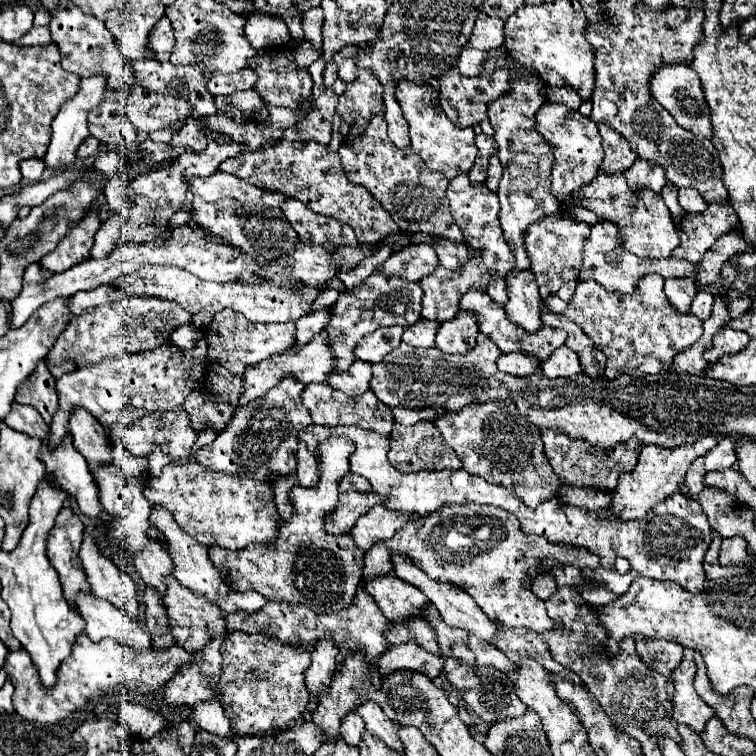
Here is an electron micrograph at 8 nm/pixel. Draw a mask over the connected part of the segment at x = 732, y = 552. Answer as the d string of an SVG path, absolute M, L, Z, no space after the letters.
M732 536L722 540L720 558L718 558L722 566L732 566L738 562L744 562L746 558L748 558L748 542L744 542L744 538Z

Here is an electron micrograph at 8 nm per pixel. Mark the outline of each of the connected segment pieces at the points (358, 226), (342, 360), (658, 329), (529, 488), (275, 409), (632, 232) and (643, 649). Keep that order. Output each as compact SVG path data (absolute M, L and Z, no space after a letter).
M282 140L276 146L272 146L272 150L242 152L234 158L228 158L220 164L218 170L234 174L240 180L250 182L258 188L276 190L288 194L290 198L298 198L310 210L352 226L360 244L376 244L384 236L398 230L392 216L380 206L380 202L376 202L376 198L372 198L372 194L368 194L368 190L348 182L344 168L340 166L338 154L330 152L328 146L320 146L318 142Z
M382 274L368 276L360 286L352 288L352 294L340 294L336 304L330 308L330 320L326 332L330 338L330 350L334 354L334 368L338 372L348 370L354 362L354 348L366 332L378 330L382 326L410 326L420 320L420 300L422 290L418 284L400 282L398 278L384 278Z
M650 274L640 282L640 290L636 294L626 294L620 298L620 294L608 294L602 290L596 282L578 282L576 292L572 300L568 302L566 310L562 312L566 318L570 318L574 324L578 324L588 338L594 340L594 344L604 352L606 356L606 368L604 368L604 378L614 378L622 374L632 374L632 376L648 376L648 374L660 374L670 368L672 356L678 354L680 350L692 346L702 334L702 326L694 314L678 314L672 310L672 306L666 300L664 294L664 280L658 274Z
M488 402L484 406L464 406L460 414L448 414L448 410L436 412L438 420L434 424L440 428L444 442L458 454L466 472L506 486L532 510L558 494L560 480L544 458L540 430L524 422L514 406L508 406L508 402Z
M284 378L278 386L274 386L264 398L256 398L248 402L244 408L236 410L234 418L228 422L218 438L198 450L196 462L210 472L222 472L232 476L252 476L262 482L272 482L278 476L296 472L296 434L304 430L304 426L312 424L308 410L304 410L300 402L300 392L304 386L294 382L294 378Z
M598 174L598 178L594 178L588 186L572 192L570 196L576 206L592 210L600 220L614 222L618 226L620 246L624 246L638 258L668 258L680 242L674 220L662 196L656 192L630 194L624 182L624 174Z
M636 638L636 650L640 658L648 662L648 666L658 670L666 678L670 678L670 672L680 664L682 652L684 652L684 648L676 646L676 642L648 642L646 644L646 642L640 642L640 638Z

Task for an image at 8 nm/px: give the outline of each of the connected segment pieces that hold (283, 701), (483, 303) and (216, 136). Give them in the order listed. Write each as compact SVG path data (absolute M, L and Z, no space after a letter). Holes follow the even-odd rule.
M232 632L222 642L222 676L218 682L218 700L226 712L226 716L232 722L232 728L240 736L260 736L272 730L286 728L288 724L300 724L304 722L304 712L310 706L310 696L306 690L304 672L310 666L310 654L300 652L294 648L288 648L280 644L274 638L268 638L266 634L244 634L244 632ZM248 670L256 670L258 678L248 678Z
M470 288L470 290L462 296L462 300L460 300L460 310L472 312L474 318L476 318L476 322L478 322L478 326L480 326L480 332L486 334L486 336L490 336L490 340L492 340L492 342L500 348L500 352L504 352L504 354L508 354L508 352L520 352L520 354L528 354L528 356L532 356L532 358L536 358L536 360L540 360L540 362L546 362L546 358L548 358L556 348L560 348L560 346L564 344L564 340L566 340L566 336L564 336L562 330L552 330L552 328L548 328L548 326L542 326L536 334L528 334L522 326L516 326L516 324L508 322L508 316L506 316L506 312L504 312L504 306L492 302L492 298L490 298L486 292L476 290L476 288Z
M198 116L198 118L186 118L184 120L184 126L174 132L170 146L184 146L192 152L202 152L210 140L216 140L218 144L232 142L232 138L228 138L226 134L208 130L206 116Z

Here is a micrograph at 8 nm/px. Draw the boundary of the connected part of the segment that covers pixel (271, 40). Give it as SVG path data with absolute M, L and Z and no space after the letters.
M254 12L248 18L244 32L246 32L248 42L252 42L252 46L256 50L262 50L266 46L284 44L290 40L290 32L288 32L284 20L280 20L278 16L262 14L262 12Z

